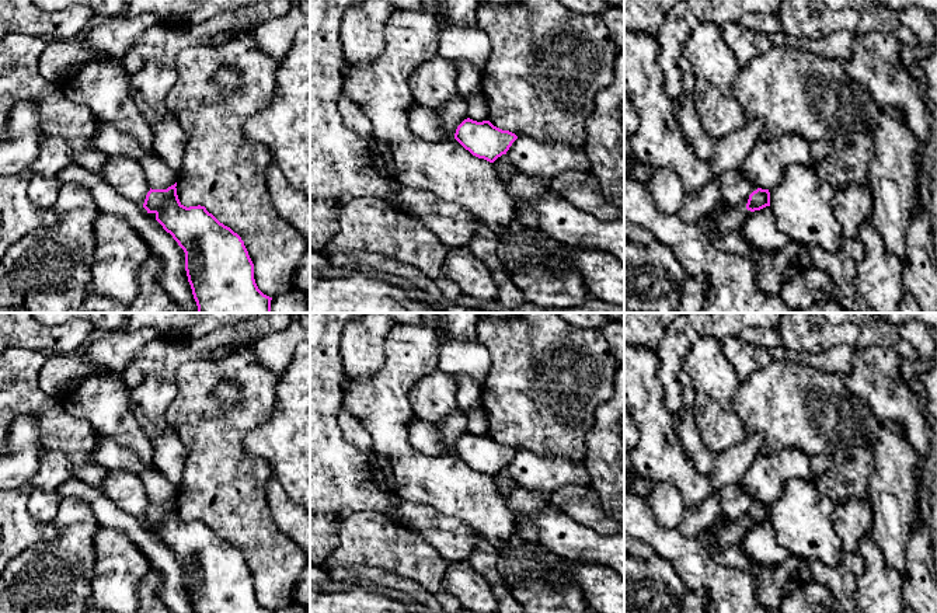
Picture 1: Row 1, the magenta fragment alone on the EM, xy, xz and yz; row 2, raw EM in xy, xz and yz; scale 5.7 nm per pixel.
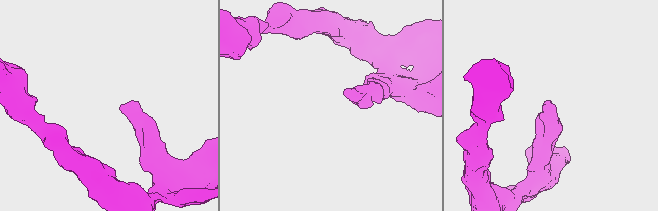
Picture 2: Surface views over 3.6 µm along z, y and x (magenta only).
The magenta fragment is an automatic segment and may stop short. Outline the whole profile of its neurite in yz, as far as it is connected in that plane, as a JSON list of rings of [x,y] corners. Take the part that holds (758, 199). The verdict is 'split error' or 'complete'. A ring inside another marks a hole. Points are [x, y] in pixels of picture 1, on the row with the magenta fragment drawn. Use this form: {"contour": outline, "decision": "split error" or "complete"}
{"contour": [[[757,188],[749,195],[746,209],[750,212],[760,210],[770,206],[770,192],[769,189]]], "decision": "complete"}

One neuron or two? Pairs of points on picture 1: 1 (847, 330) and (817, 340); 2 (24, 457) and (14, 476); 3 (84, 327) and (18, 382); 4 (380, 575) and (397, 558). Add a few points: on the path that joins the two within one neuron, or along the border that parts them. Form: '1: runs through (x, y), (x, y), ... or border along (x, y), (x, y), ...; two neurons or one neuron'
1: runs through (840, 334), (824, 335); one neuron
2: runs through (20, 462), (14, 472); one neuron
3: border along (14, 347), (42, 351), (45, 354); two neurons
4: border along (354, 564), (382, 567), (417, 582); two neurons

